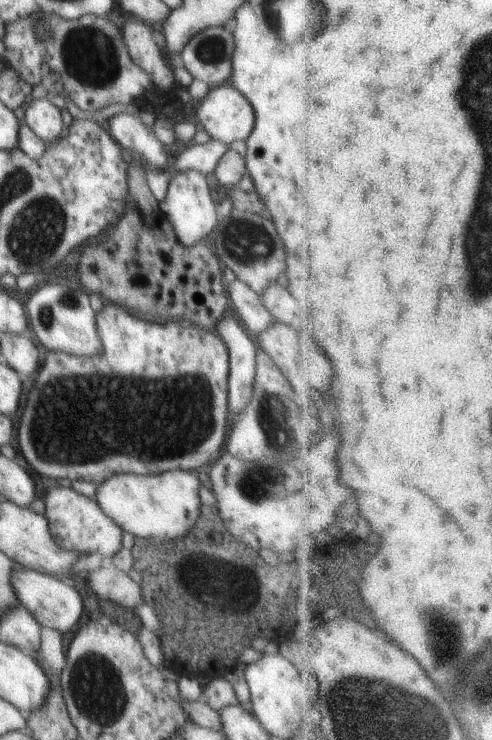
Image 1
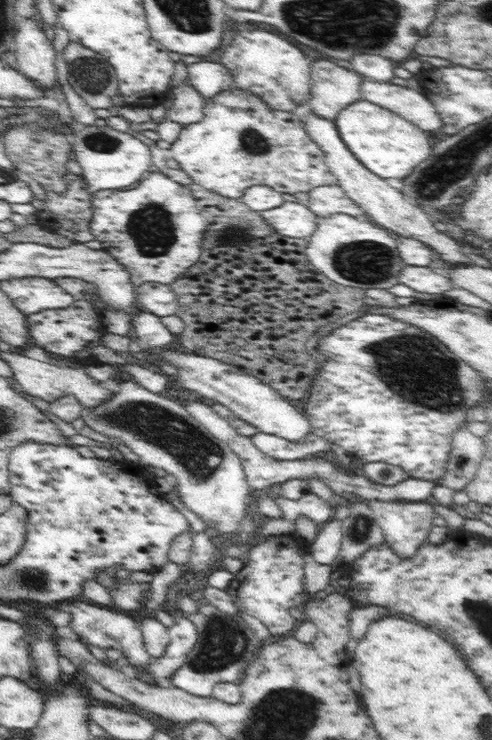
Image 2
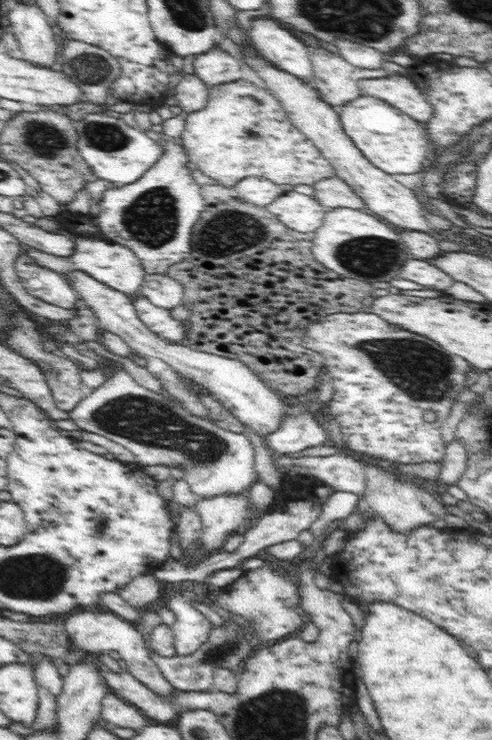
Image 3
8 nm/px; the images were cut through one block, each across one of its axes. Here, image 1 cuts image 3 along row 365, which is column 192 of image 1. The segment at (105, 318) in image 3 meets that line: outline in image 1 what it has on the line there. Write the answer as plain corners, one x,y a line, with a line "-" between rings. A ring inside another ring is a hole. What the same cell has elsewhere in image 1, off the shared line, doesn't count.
182,170
176,172
168,185
166,197
160,202
159,213
166,216
170,228
176,233
176,238
182,242
182,246
194,248
200,242
210,241
208,238
213,232
212,228
218,224
218,214
216,214
217,205
210,196
210,186
208,178
198,172
198,170

